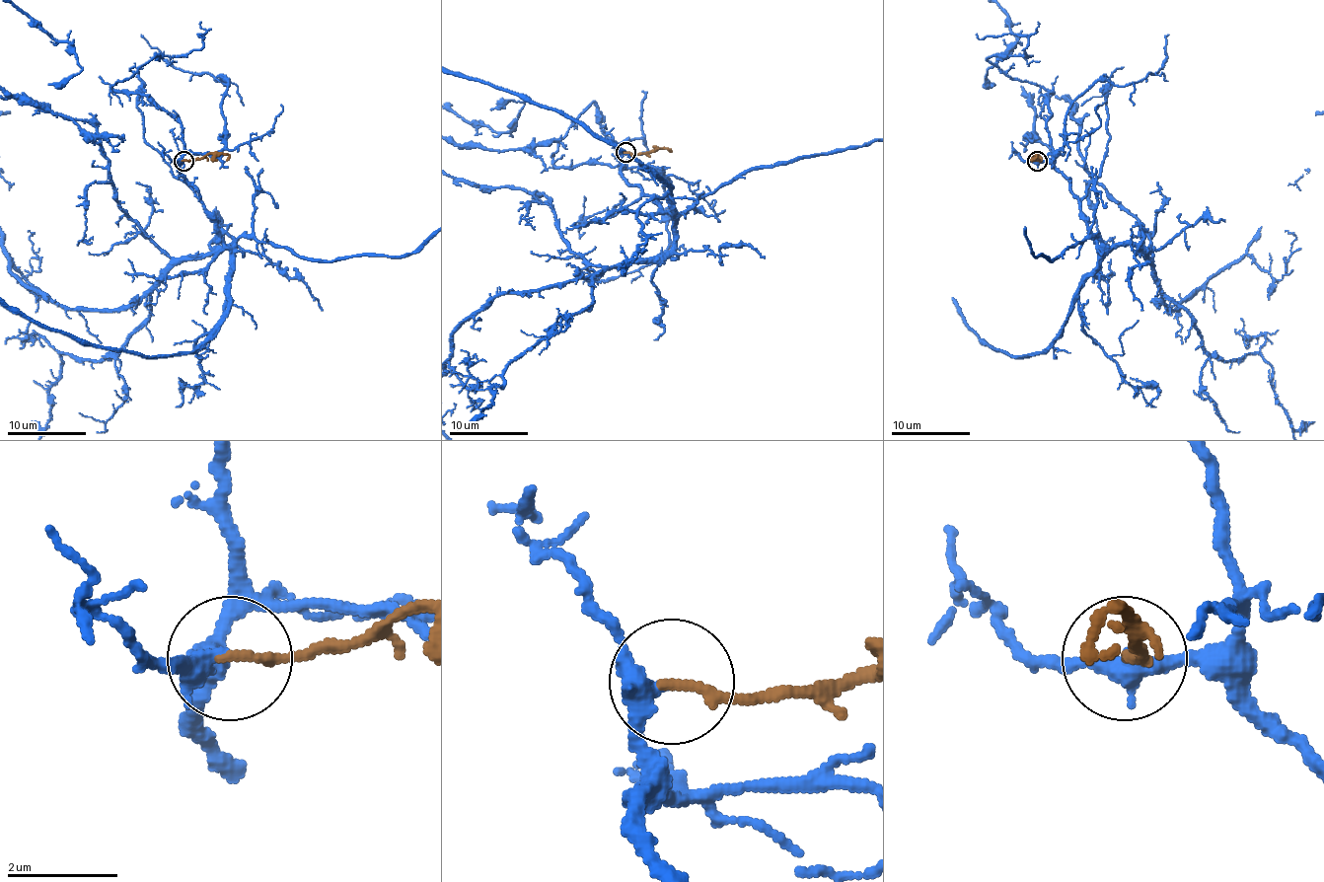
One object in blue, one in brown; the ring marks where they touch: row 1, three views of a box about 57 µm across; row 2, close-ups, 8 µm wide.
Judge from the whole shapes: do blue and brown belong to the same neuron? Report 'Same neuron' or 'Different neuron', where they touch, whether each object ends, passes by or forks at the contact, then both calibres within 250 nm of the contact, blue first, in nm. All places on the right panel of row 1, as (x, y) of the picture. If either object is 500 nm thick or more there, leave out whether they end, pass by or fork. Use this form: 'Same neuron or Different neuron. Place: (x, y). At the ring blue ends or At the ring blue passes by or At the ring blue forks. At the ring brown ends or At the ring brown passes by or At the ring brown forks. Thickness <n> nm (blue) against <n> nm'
Same neuron. Place: (1037, 161). At the ring blue passes by. At the ring brown ends. Thickness 320 nm (blue) against 180 nm

